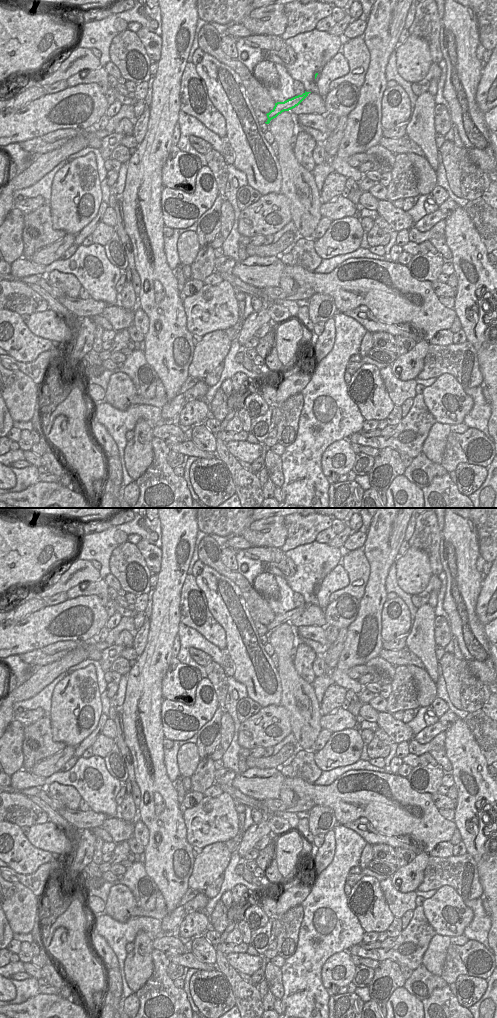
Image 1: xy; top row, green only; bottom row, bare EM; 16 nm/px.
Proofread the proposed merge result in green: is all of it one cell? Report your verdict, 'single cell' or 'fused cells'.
single cell

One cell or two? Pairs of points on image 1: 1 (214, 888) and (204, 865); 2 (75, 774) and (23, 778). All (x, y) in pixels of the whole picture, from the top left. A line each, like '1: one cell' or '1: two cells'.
1: two cells
2: one cell

